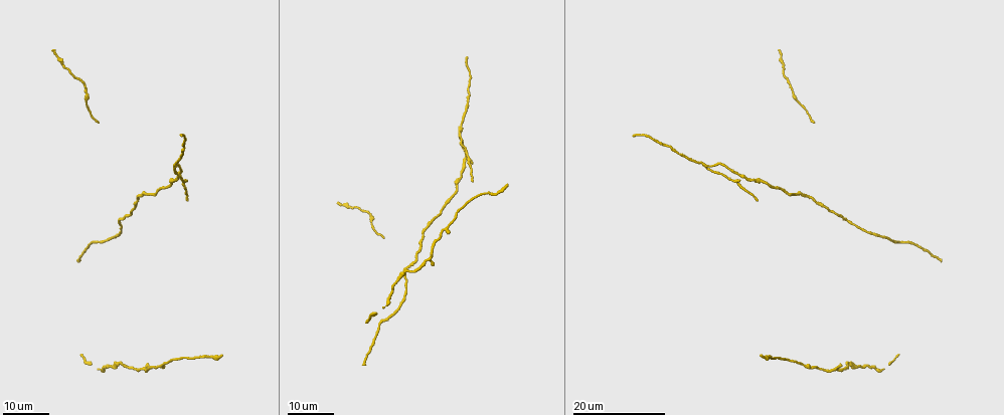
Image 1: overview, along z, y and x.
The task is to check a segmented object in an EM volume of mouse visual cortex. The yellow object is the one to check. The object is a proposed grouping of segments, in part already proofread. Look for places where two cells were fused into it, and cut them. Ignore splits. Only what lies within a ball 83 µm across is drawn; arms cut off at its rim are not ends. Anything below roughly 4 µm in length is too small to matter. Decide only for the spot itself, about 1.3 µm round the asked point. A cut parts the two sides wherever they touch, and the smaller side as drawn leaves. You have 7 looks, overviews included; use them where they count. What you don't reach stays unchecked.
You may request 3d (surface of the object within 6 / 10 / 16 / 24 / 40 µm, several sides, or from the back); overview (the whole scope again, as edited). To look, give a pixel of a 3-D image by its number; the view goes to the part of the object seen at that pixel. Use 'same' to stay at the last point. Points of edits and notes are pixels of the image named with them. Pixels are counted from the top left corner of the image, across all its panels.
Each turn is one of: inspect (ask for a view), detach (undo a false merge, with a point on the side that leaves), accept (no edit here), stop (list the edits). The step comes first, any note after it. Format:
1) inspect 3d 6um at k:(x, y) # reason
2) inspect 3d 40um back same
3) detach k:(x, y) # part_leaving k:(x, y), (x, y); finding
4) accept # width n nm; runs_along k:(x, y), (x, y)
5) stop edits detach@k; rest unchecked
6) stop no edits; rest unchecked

inspect 3d 24um at 1:(915, 242)

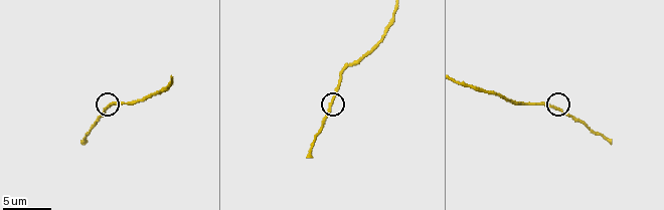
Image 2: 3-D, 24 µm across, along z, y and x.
inspect 3d 6um at 2:(105, 106) # closer look

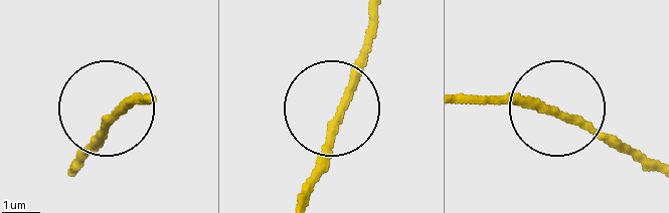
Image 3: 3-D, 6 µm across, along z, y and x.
accept # width 210 nm; one cell here

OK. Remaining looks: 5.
inspect 3d 16um at 1:(459, 133)

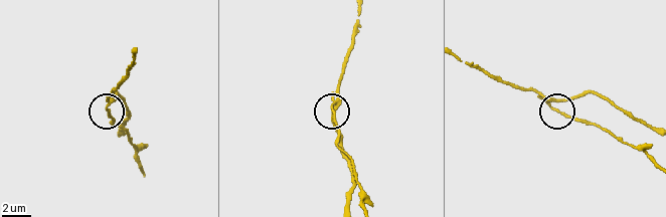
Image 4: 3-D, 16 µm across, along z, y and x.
inspect 3d 6um at 4:(107, 107)

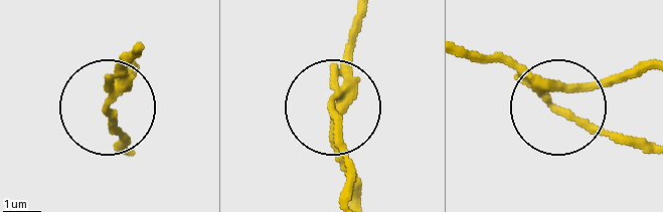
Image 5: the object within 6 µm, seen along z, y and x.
detach 5:(115, 119) # width 210 nm; part_leaving 5:(333, 93), (343, 196); two cells meet here

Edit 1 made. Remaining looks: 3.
inspect overview # redraw

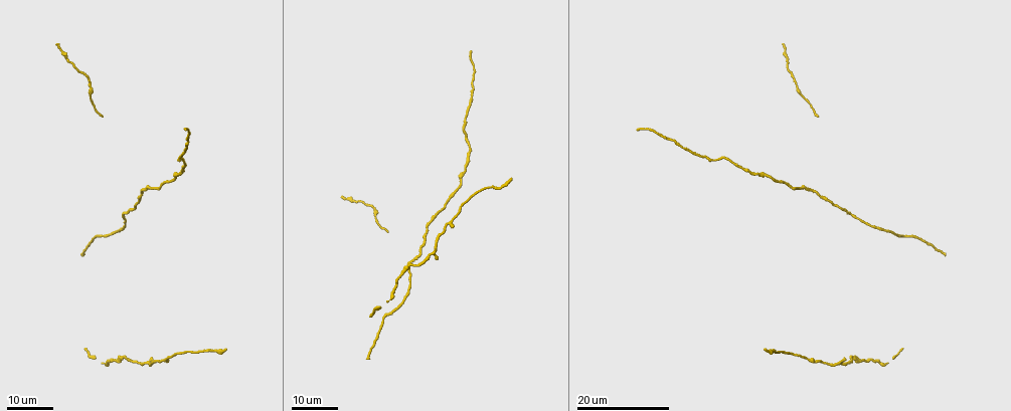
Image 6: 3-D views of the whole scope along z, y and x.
inspect 3d 16um at 6:(691, 152) # thick turns thin

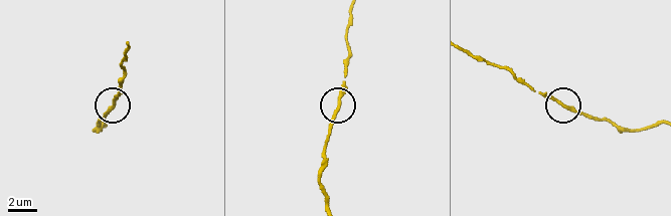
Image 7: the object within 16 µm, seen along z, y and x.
inspect 3d 10um at 7:(112, 102) # closer look

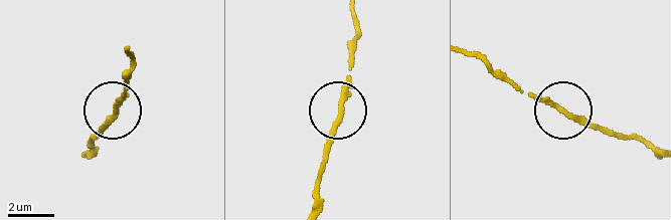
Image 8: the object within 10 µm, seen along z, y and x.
accept # all the same cell

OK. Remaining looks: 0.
stop edits detach@5; rest unchecked

